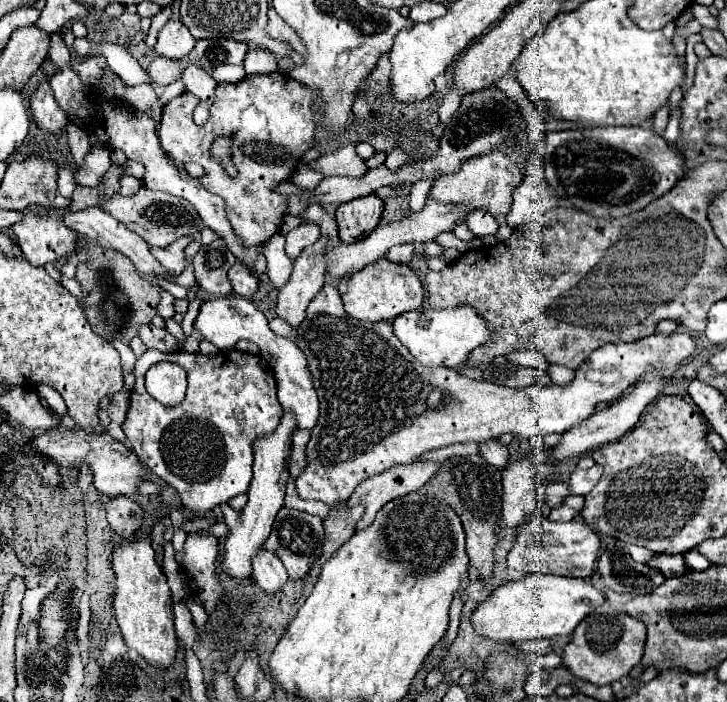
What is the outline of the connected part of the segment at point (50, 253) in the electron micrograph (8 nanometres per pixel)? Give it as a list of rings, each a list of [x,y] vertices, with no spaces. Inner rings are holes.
[[[26,213],[24,221],[16,223],[12,231],[24,257],[36,267],[54,263],[58,257],[70,255],[76,249],[78,235],[68,229],[56,213],[50,213],[50,217]]]

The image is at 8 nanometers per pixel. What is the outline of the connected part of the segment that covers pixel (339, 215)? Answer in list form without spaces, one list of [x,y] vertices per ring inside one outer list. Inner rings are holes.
[[[366,195],[348,203],[342,203],[336,211],[338,237],[342,243],[354,243],[376,229],[384,203],[376,195]]]

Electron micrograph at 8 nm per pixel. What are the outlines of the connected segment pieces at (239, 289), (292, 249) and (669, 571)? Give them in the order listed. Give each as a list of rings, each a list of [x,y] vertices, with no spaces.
[[[234,263],[230,267],[228,279],[234,287],[234,293],[242,297],[252,297],[258,291],[258,277],[254,277],[242,263]]]
[[[318,225],[294,227],[290,233],[286,233],[286,253],[288,253],[288,257],[296,259],[306,245],[310,245],[318,239],[318,235],[320,235]]]
[[[654,555],[654,559],[650,559],[648,563],[650,567],[658,569],[664,573],[664,577],[682,577],[682,573],[688,571],[684,555]]]

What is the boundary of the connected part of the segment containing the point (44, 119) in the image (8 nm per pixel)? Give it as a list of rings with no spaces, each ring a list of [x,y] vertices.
[[[40,83],[38,89],[32,93],[32,99],[30,99],[30,113],[32,113],[32,119],[46,131],[52,131],[52,133],[60,133],[62,127],[66,125],[68,117],[66,113],[60,109],[60,105],[56,103],[54,95],[52,95],[52,89],[48,83]]]

